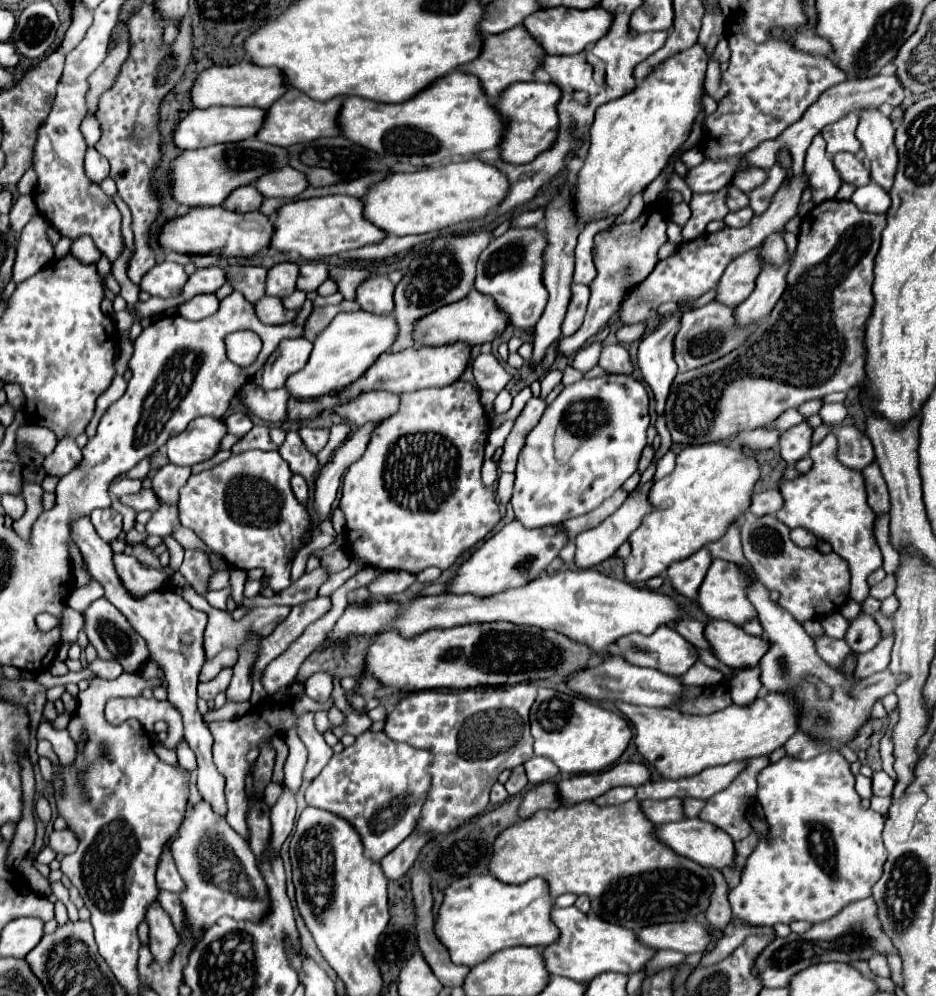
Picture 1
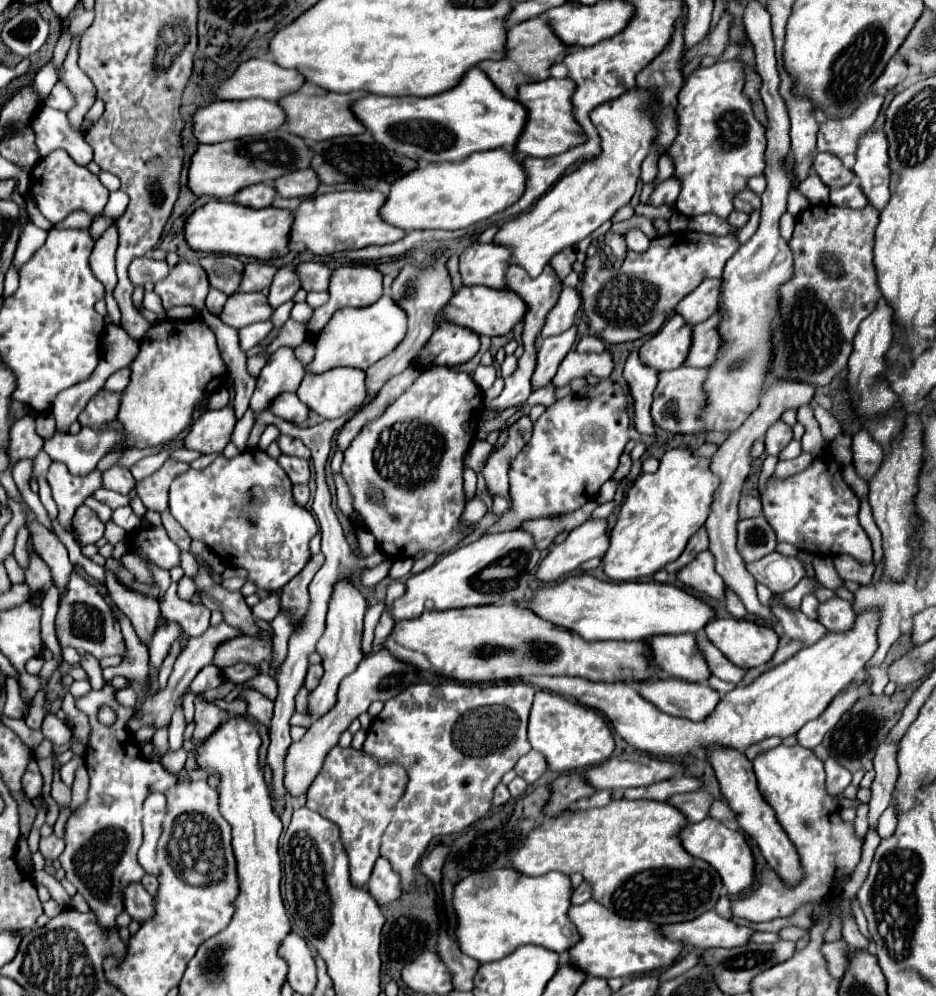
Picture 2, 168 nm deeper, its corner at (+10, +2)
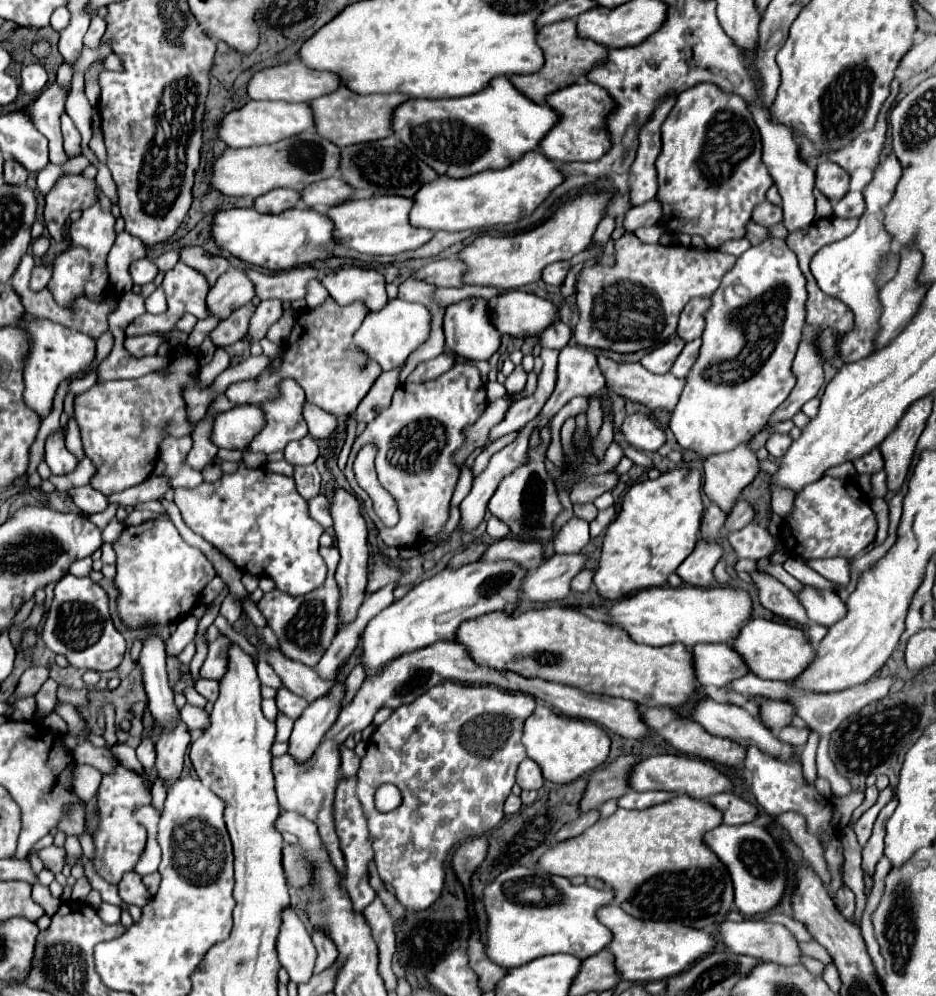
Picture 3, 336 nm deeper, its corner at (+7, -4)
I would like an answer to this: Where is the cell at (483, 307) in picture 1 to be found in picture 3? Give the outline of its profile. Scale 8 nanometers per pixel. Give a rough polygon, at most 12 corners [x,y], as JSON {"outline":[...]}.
{"outline":[[525,291],[489,299],[493,323],[511,337],[537,337],[559,307]]}

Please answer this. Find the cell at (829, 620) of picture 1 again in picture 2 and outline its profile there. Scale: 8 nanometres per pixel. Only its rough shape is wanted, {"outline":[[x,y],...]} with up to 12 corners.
{"outline":[[814,594],[804,597],[801,611],[817,620],[819,601]]}

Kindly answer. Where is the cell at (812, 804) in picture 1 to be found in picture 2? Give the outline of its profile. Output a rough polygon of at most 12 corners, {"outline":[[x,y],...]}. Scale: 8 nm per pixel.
{"outline":[[778,745],[752,765],[796,847],[802,883],[762,869],[732,899],[748,921],[790,917],[856,871],[864,839],[824,763]]}

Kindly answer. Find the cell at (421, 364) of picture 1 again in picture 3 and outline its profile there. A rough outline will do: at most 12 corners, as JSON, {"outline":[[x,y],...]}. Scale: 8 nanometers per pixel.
{"outline":[[487,299],[445,309],[445,343],[471,361],[499,349]]}

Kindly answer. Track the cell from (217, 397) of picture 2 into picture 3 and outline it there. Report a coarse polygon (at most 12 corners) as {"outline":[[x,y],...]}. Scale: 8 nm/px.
{"outline":[[327,297],[297,315],[279,369],[233,383],[261,405],[295,379],[337,417],[381,375],[351,343],[369,309]]}

